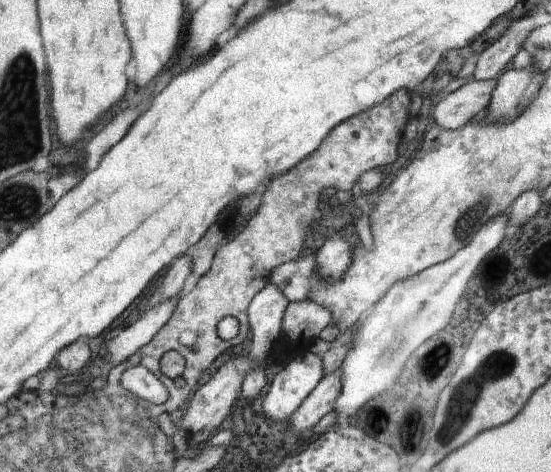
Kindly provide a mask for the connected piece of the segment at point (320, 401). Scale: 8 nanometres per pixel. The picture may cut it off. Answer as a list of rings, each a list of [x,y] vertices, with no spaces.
[[[341,366],[332,374],[324,374],[318,386],[308,394],[308,398],[300,404],[300,408],[295,410],[291,421],[292,430],[296,434],[304,432],[306,428],[314,428],[328,412],[333,410],[334,402],[342,390],[340,376],[342,376]]]

